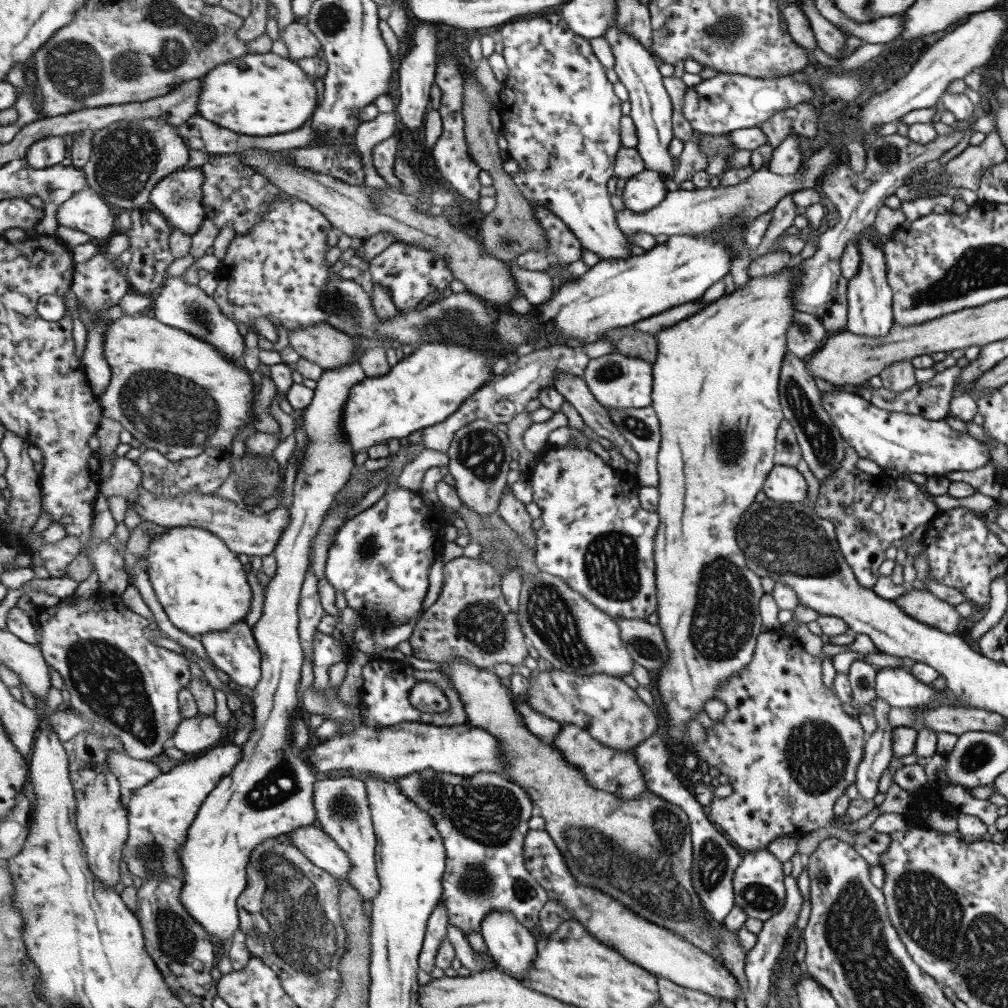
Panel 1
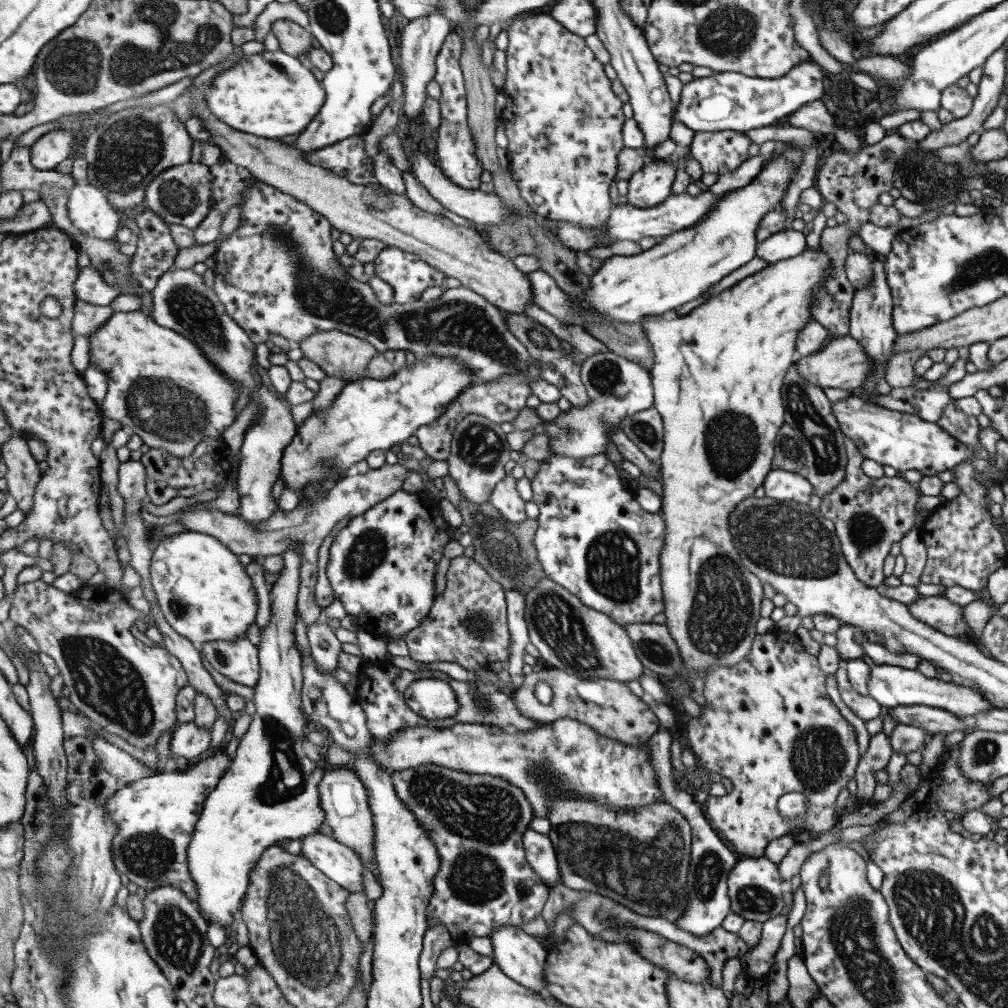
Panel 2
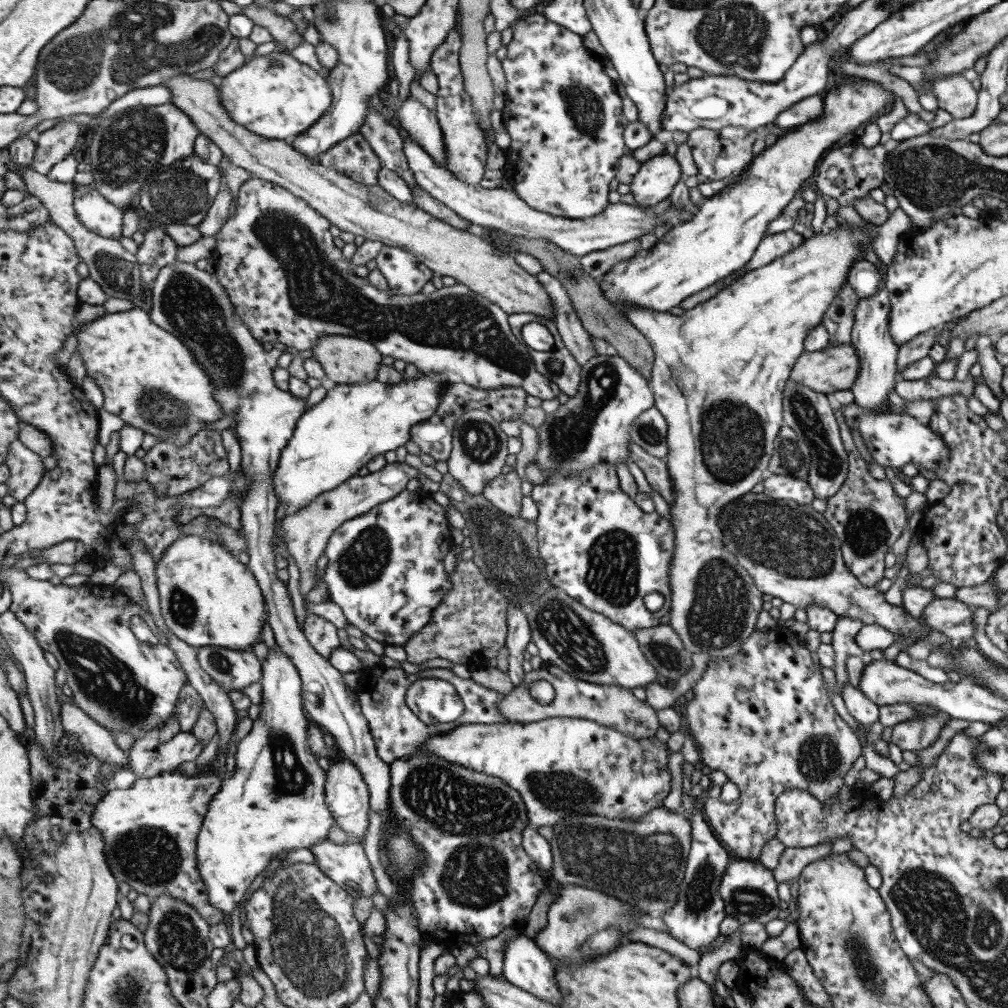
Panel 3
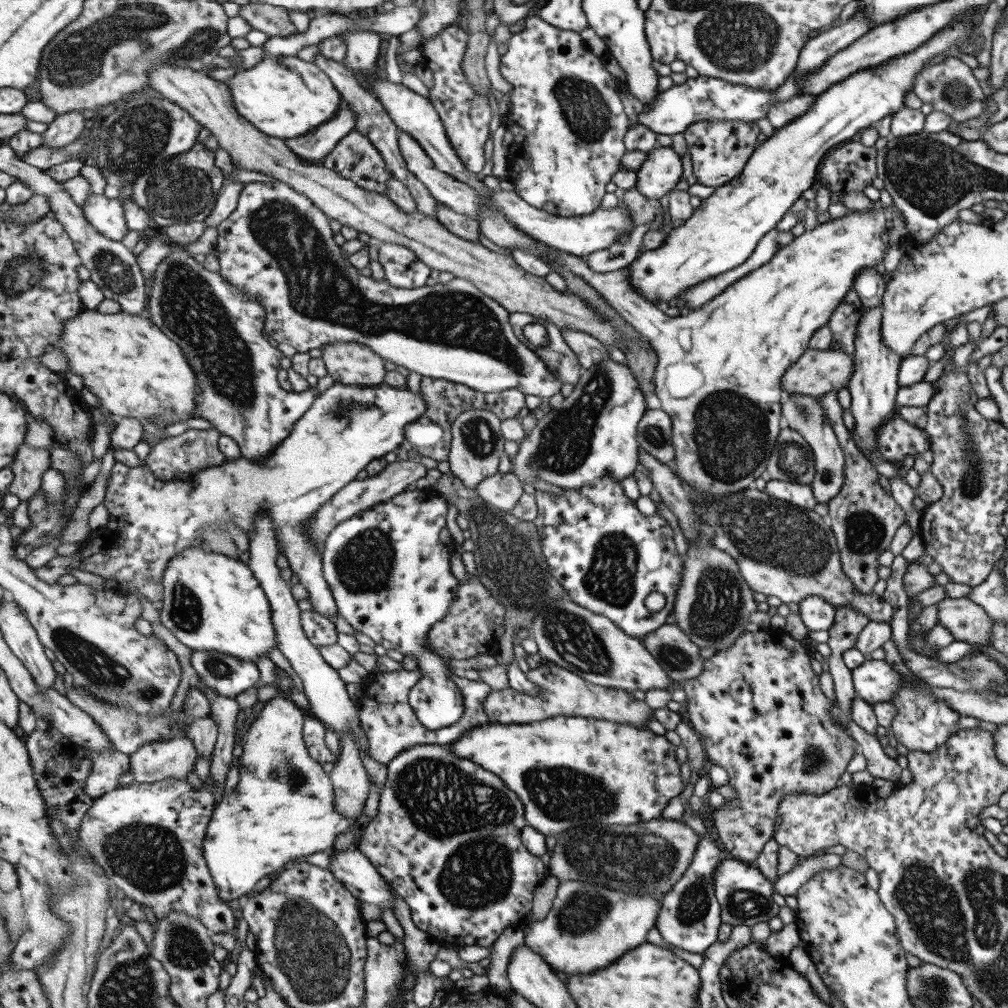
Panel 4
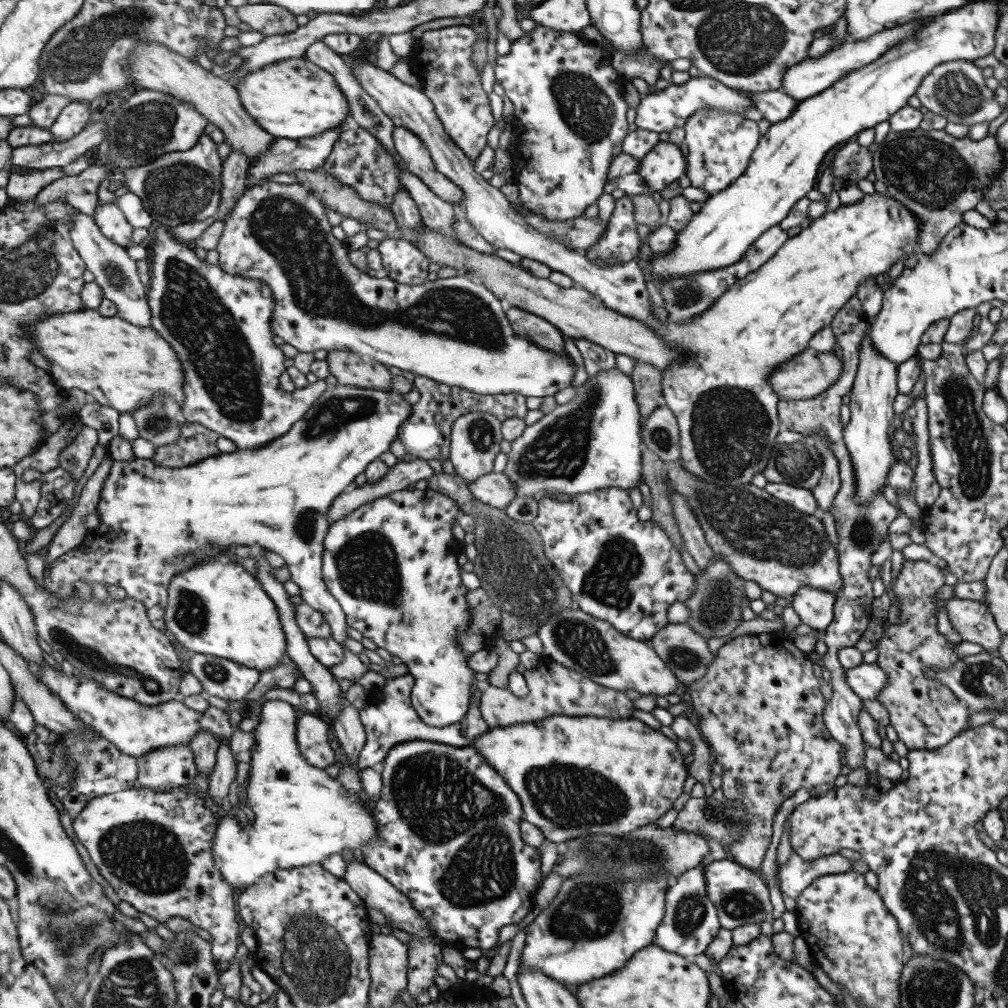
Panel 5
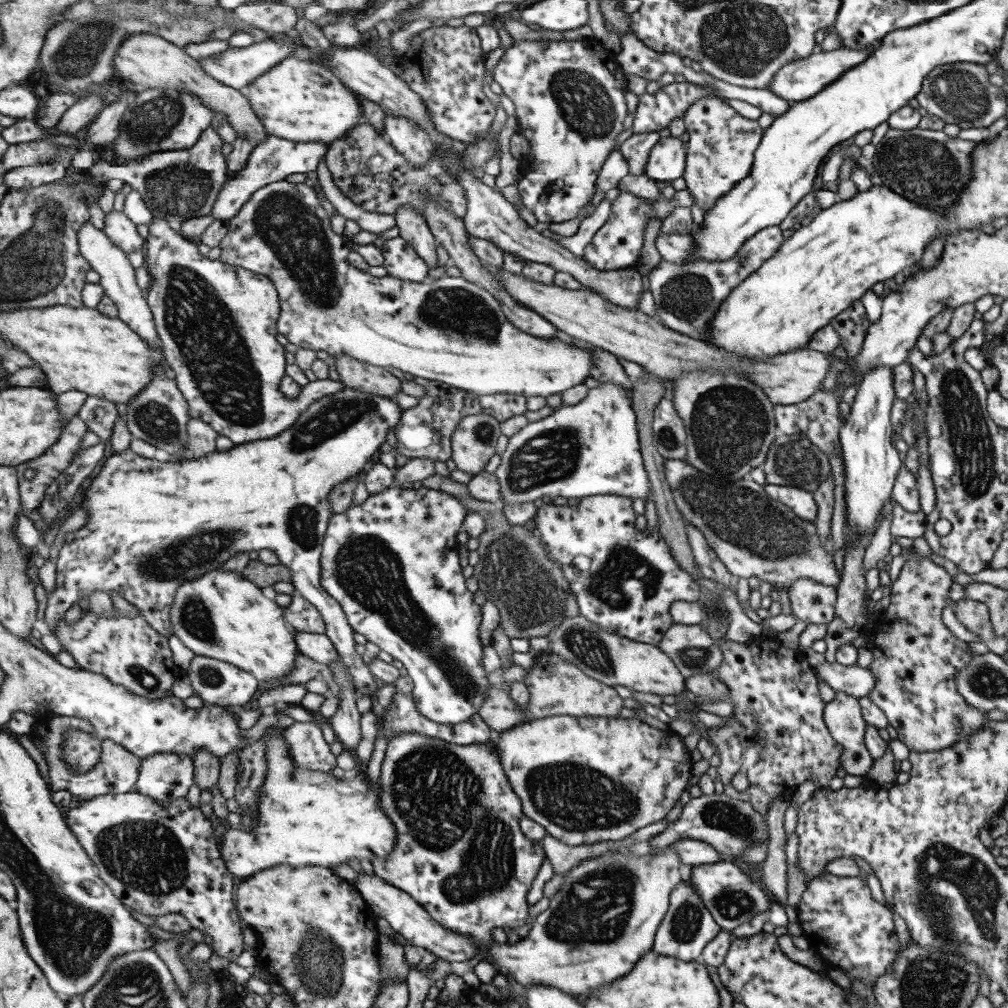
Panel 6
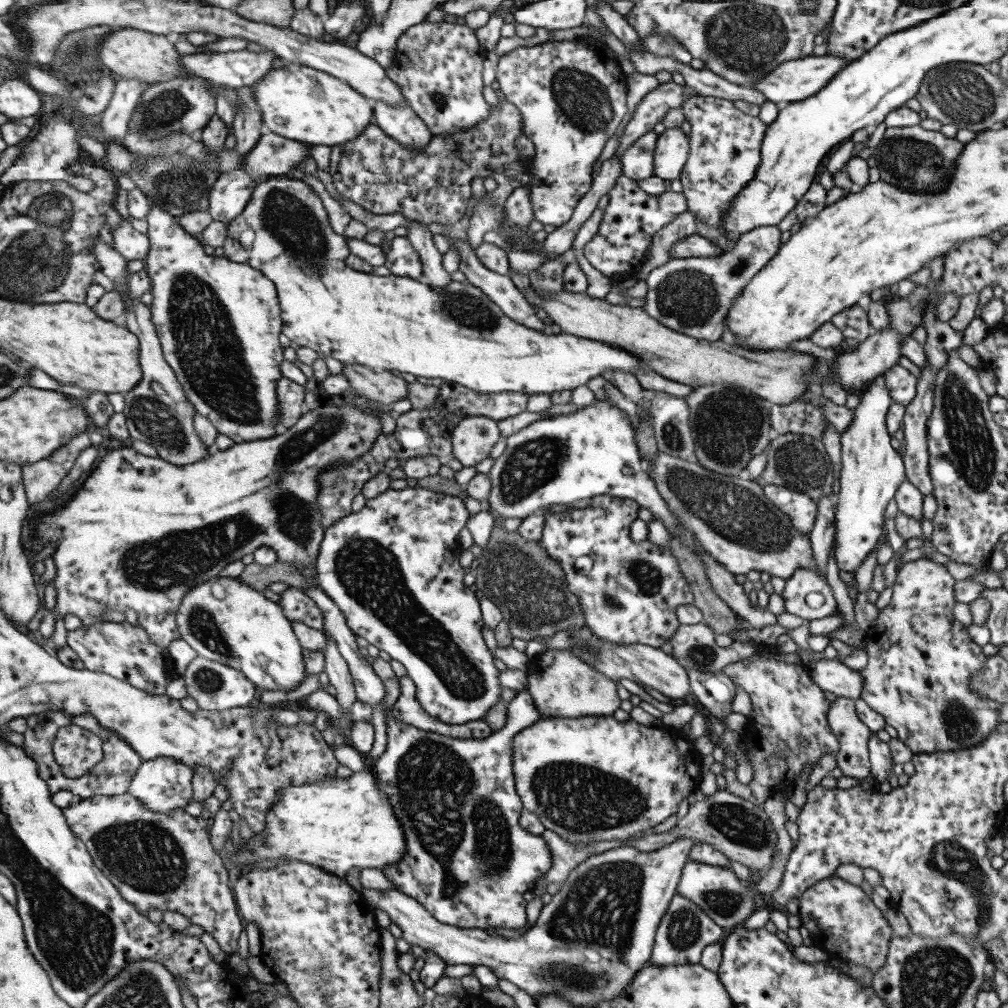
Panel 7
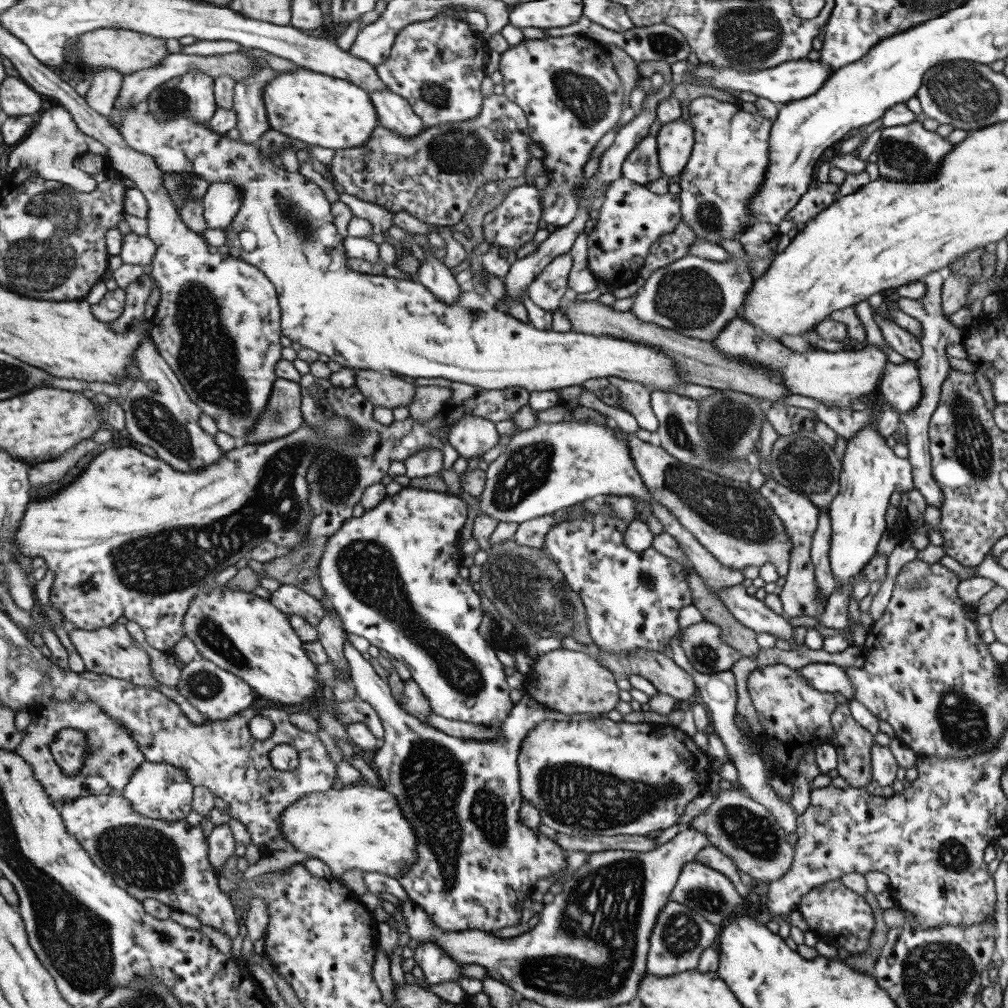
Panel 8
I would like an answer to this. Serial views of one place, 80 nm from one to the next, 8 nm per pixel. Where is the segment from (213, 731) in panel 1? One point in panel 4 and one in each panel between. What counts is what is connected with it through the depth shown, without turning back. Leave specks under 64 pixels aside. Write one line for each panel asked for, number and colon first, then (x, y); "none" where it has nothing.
2: (189, 740)
3: (149, 758)
4: (175, 758)

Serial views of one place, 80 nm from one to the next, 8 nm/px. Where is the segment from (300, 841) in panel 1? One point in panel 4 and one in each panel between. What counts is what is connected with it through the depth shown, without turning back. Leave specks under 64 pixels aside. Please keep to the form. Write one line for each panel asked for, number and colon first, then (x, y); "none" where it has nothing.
2: (341, 863)
3: (348, 865)
4: (352, 866)

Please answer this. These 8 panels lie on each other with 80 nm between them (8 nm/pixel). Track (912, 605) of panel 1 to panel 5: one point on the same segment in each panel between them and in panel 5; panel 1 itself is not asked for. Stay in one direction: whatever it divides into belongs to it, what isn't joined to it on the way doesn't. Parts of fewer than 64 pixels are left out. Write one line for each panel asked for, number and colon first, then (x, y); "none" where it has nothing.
2: (936, 611)
3: (946, 615)
4: (966, 621)
5: (971, 620)

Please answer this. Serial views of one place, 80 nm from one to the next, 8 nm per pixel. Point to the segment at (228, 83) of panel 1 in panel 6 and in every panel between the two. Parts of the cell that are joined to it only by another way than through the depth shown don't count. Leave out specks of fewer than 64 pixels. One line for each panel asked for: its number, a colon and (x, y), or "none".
2: (271, 95)
3: (276, 96)
4: (286, 97)
5: (296, 99)
6: (298, 100)

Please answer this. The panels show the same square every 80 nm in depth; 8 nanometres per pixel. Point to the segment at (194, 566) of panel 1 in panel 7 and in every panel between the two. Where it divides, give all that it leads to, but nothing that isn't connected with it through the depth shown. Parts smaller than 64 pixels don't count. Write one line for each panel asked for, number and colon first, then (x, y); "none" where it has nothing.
2: (205, 593)
3: (208, 597)
4: (212, 601)
5: (216, 607)
6: (222, 614)
7: (225, 619)

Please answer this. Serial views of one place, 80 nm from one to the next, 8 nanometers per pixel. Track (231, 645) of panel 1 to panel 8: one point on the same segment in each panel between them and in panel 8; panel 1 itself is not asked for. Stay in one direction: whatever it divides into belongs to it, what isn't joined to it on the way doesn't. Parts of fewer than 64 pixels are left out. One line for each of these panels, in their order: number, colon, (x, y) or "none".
2: (239, 660)
3: (230, 668)
4: (227, 674)
5: (221, 677)
6: (219, 683)
7: (217, 686)
8: (218, 693)

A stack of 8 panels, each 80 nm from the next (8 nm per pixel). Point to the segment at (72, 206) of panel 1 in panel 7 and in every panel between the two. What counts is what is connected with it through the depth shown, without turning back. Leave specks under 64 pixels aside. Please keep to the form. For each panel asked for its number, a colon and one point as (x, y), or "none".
2: (90, 210)
3: (94, 210)
4: (108, 215)
5: (111, 218)
6: (120, 228)
7: (134, 245)

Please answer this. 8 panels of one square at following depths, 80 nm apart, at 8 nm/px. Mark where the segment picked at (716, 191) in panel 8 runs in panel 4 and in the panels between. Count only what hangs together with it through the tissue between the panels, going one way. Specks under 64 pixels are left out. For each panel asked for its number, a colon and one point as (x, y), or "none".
4: (718, 151)
5: (719, 144)
6: (720, 144)
7: (723, 151)

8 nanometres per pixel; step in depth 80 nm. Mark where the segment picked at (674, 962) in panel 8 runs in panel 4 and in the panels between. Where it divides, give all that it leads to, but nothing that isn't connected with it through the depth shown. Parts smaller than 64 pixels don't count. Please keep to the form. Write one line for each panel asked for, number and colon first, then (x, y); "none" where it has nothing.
4: (689, 917)
5: (689, 922)
6: (686, 927)
7: (682, 932)

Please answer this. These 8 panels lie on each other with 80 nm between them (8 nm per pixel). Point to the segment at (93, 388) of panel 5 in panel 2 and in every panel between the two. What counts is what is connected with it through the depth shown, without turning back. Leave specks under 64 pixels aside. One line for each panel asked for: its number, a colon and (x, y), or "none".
2: (162, 385)
3: (151, 379)
4: (137, 371)

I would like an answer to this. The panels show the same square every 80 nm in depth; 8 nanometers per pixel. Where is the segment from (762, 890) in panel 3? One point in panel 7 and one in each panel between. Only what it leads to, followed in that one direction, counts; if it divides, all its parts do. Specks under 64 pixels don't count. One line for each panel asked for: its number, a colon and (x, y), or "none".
4: (745, 896)
5: (739, 897)
6: (727, 891)
7: (716, 890)

